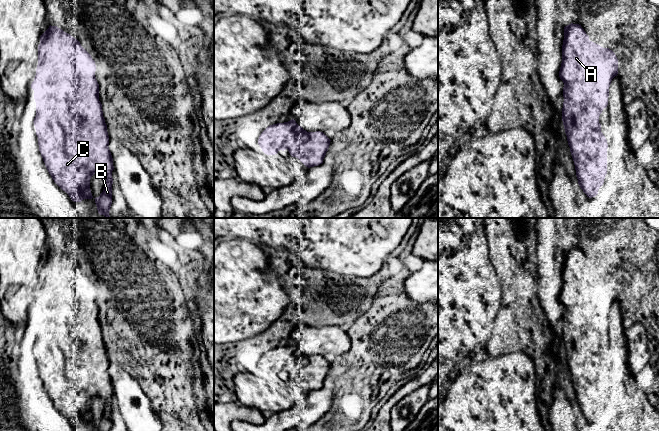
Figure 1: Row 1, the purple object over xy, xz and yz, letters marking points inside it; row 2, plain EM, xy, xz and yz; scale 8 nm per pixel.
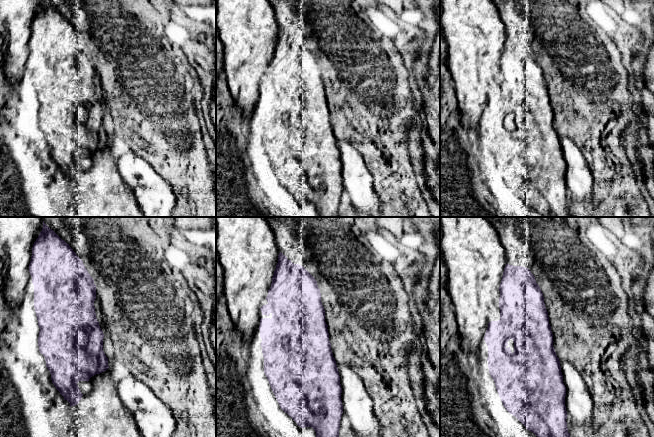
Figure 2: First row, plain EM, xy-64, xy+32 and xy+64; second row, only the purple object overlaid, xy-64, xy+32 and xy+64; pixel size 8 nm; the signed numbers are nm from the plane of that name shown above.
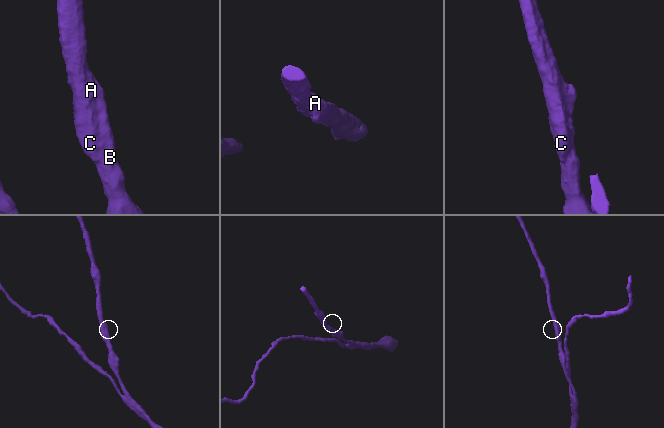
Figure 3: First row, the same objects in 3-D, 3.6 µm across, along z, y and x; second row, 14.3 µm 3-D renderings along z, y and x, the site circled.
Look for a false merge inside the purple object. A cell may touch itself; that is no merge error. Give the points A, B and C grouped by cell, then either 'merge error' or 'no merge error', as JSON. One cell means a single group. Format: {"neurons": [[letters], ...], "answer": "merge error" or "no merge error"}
{"neurons": [["A", "B", "C"]], "answer": "no merge error"}

